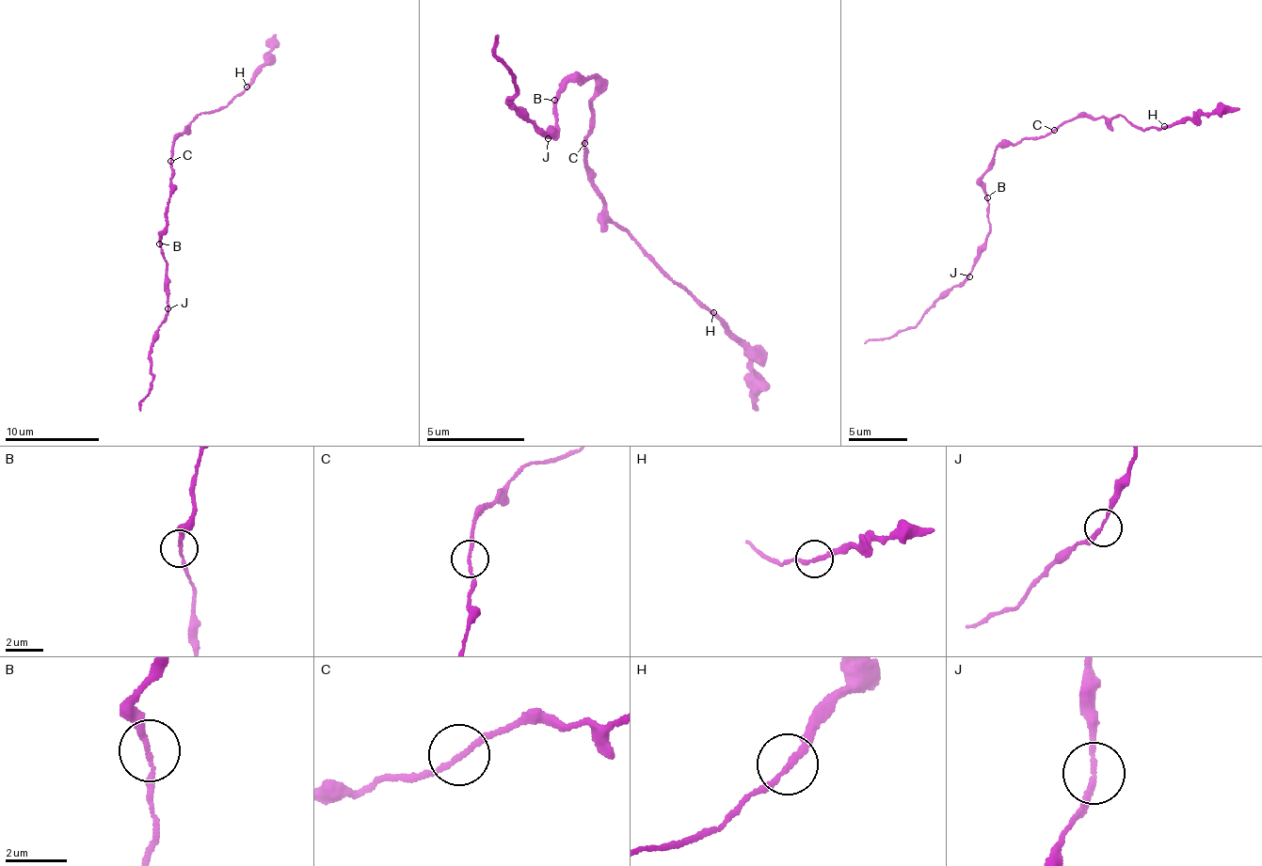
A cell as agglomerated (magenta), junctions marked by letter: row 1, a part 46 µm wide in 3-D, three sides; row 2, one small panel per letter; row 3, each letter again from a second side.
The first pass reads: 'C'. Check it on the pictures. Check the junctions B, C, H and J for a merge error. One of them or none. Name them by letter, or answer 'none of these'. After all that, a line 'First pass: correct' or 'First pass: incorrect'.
none of these
First pass: incorrect

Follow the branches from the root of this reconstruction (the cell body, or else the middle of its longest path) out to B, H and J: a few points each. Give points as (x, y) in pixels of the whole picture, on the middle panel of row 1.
B: (597, 83), (596, 76), (594, 80), (587, 77), (583, 86), (578, 78), (571, 78), (554, 100)
H: (597, 83), (583, 146), (590, 188), (601, 196), (601, 218), (630, 234), (694, 305), (712, 312)
J: (597, 83), (596, 76), (583, 86), (571, 78), (552, 113), (558, 127), (548, 138)

